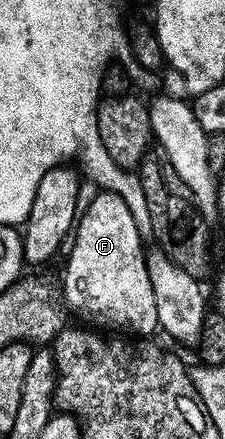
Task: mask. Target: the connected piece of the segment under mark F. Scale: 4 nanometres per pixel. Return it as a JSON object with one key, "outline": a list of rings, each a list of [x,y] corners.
{"outline":[[[97,190],[90,201],[90,209],[78,216],[75,224],[74,238],[71,240],[72,252],[64,267],[62,294],[69,312],[77,311],[97,328],[107,329],[112,333],[127,333],[132,337],[152,337],[152,334],[157,334],[160,325],[158,305],[154,305],[154,289],[150,285],[146,246],[144,247],[146,243],[138,233],[138,216],[132,210],[133,204],[122,201],[118,193]]]}

